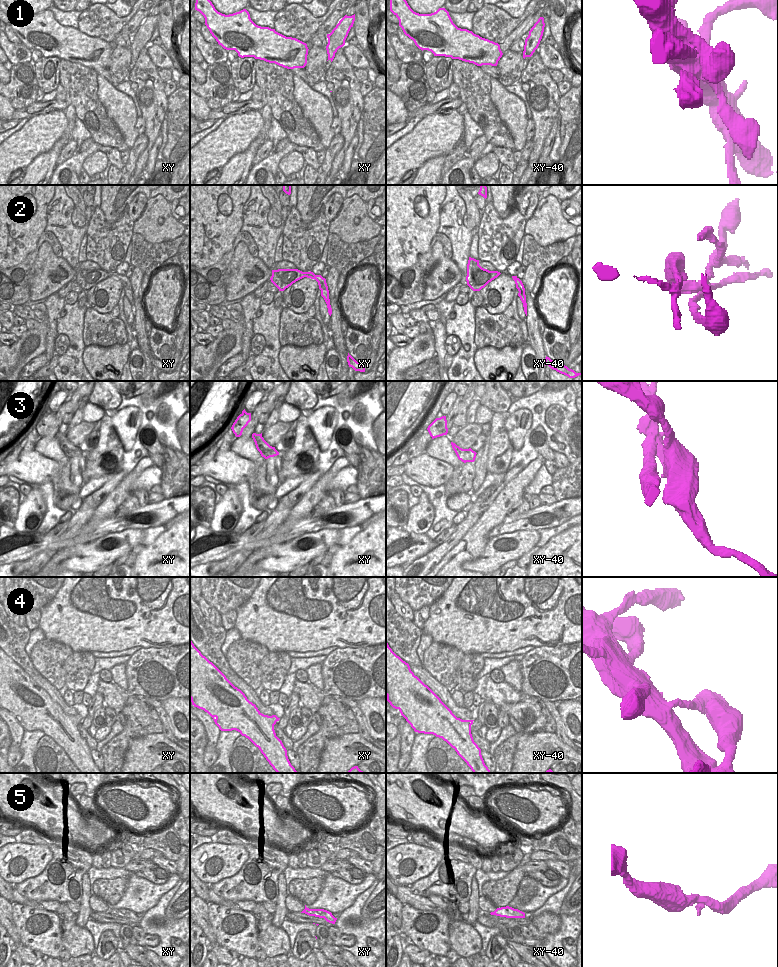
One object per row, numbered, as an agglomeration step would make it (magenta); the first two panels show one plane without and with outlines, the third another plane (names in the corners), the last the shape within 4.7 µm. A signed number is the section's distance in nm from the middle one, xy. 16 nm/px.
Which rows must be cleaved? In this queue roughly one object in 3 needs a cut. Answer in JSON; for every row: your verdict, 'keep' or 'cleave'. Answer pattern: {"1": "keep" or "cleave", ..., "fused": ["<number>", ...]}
{"1": "keep", "2": "cleave", "3": "keep", "4": "keep", "5": "keep", "fused": ["2"]}

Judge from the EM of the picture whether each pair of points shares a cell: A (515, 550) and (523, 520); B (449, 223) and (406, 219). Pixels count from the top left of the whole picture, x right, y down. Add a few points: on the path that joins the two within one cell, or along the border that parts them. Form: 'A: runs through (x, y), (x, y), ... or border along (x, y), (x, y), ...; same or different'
A: border along (536, 530), (515, 530), (501, 533), (497, 536); different
B: border along (444, 199), (440, 206), (439, 227), (436, 232); different

